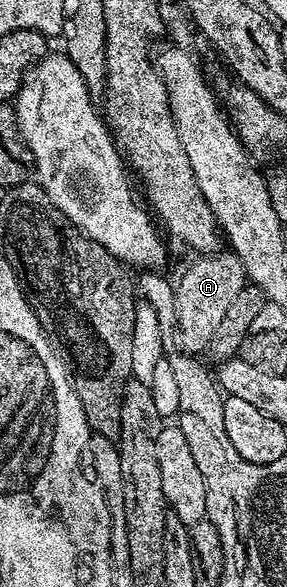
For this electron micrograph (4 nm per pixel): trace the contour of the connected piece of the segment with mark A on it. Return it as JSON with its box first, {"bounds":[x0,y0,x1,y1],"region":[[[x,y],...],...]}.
{"bounds":[175,249,248,355],"region":[[[230,249],[200,256],[182,275],[175,288],[176,337],[179,337],[180,350],[184,354],[199,355],[208,350],[218,325],[228,312],[229,304],[241,293],[248,282],[244,265]]]}

